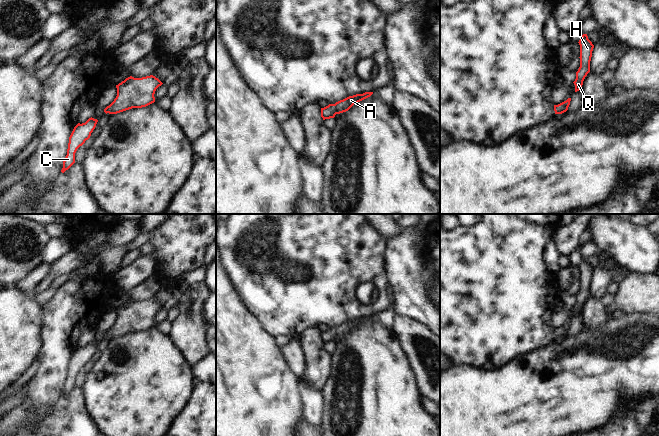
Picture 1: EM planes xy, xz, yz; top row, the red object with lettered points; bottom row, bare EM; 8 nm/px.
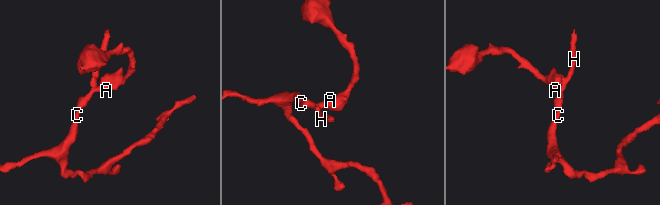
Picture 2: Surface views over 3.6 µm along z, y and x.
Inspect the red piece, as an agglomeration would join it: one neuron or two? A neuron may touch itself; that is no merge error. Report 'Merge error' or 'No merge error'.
No merge error.

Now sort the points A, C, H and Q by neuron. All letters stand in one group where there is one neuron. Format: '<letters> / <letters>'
A C H Q

